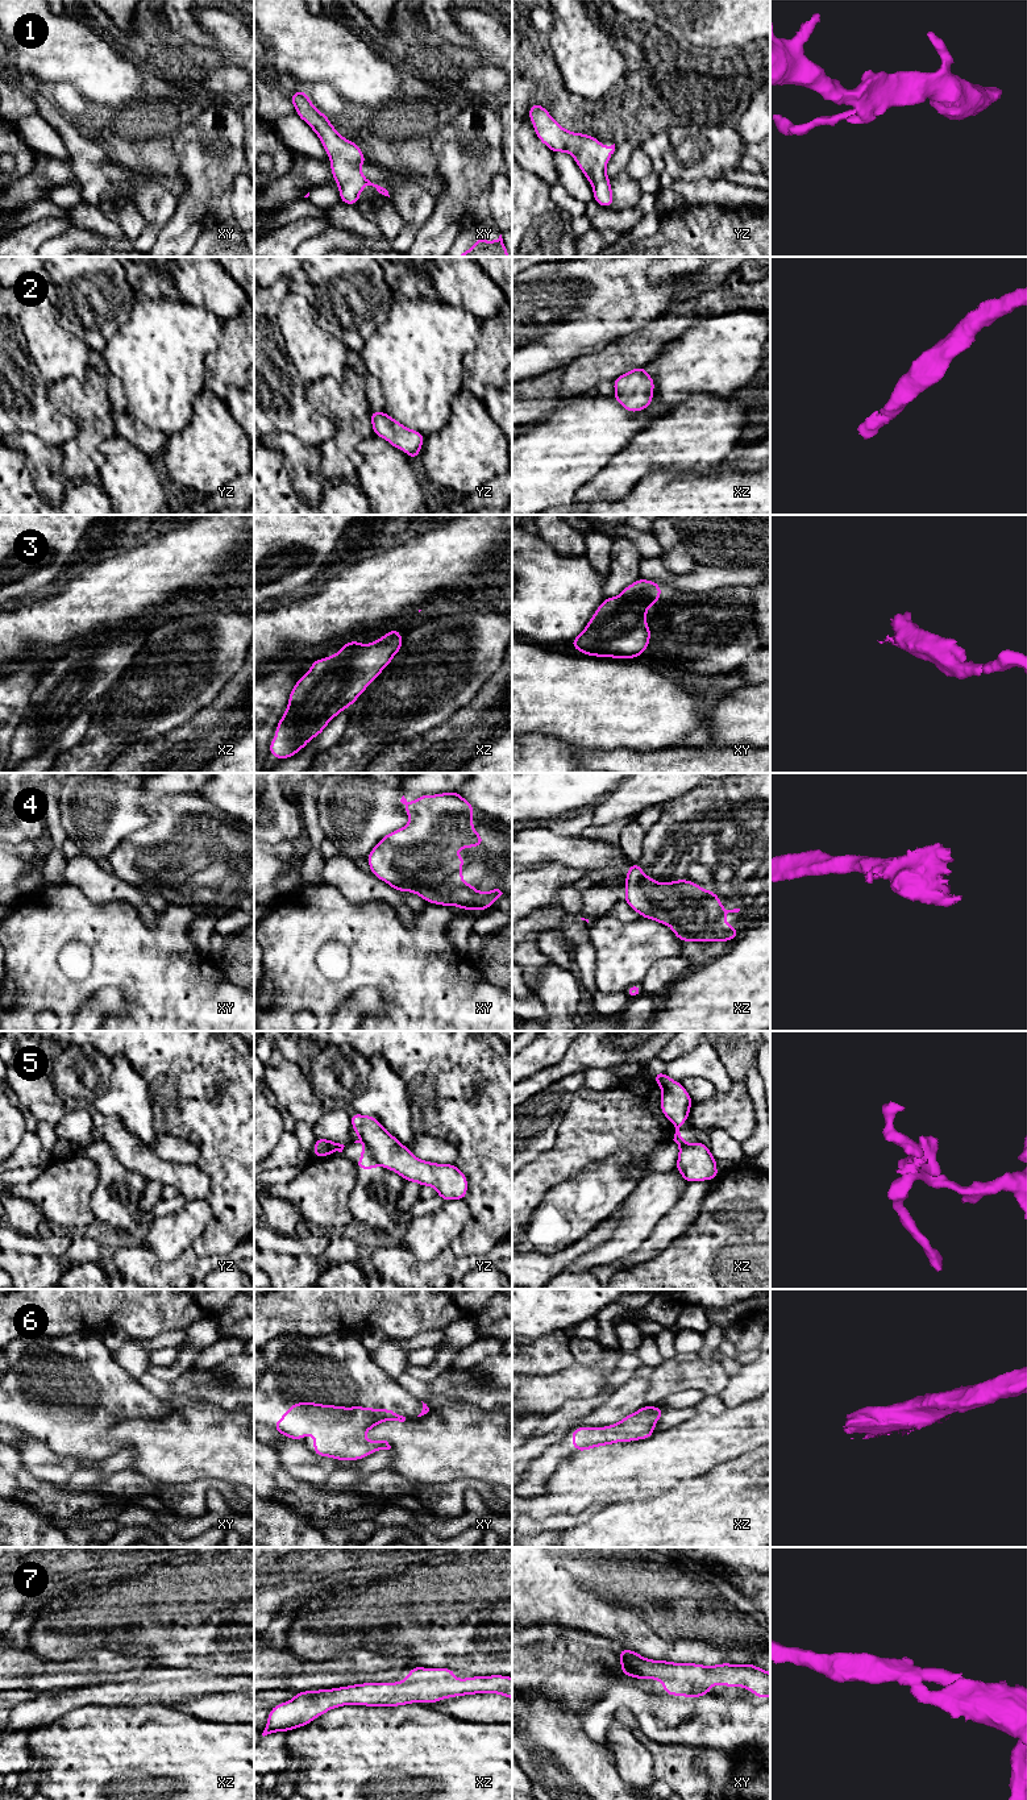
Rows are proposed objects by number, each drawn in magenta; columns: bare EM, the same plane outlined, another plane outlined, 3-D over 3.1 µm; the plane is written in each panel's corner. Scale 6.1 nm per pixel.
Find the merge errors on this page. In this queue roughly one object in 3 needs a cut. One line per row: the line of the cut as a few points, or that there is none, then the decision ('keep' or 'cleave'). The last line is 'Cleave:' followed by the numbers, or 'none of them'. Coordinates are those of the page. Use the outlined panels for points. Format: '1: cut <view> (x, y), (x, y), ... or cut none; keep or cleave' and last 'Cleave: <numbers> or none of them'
1: cut none; keep
2: cut none; keep
3: cut none; keep
4: cut none; keep
5: cut yz (366, 1144), (378, 1163); cleave
6: cut none; keep
7: cut none; keep
Cleave: 5

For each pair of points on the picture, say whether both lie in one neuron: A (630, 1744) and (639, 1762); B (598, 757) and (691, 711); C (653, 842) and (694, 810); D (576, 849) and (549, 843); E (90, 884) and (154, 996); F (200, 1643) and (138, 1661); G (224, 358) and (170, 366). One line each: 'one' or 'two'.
A: one
B: two
C: one
D: one
E: two
F: two
G: two

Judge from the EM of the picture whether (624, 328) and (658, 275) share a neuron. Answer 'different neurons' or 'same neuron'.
different neurons

